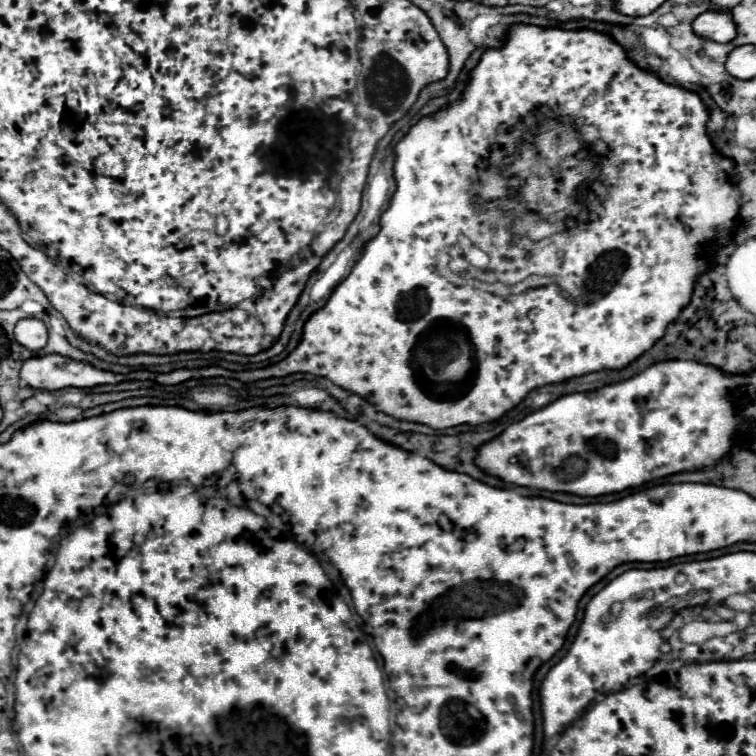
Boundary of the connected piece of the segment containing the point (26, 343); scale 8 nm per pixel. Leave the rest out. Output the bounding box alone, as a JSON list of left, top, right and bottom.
[14,319,48,353]

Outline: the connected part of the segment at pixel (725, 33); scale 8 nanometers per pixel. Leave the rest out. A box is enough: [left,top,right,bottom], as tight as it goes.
[692,11,736,43]

